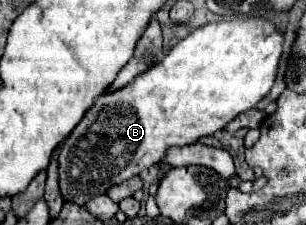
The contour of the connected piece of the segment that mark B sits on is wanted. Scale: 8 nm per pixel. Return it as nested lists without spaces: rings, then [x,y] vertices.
[[[233,17],[207,23],[189,33],[159,63],[151,65],[131,83],[101,95],[59,149],[59,191],[63,201],[83,207],[91,197],[105,195],[113,185],[157,165],[169,147],[183,147],[213,135],[239,113],[253,109],[275,83],[281,47],[283,33],[265,19]]]

